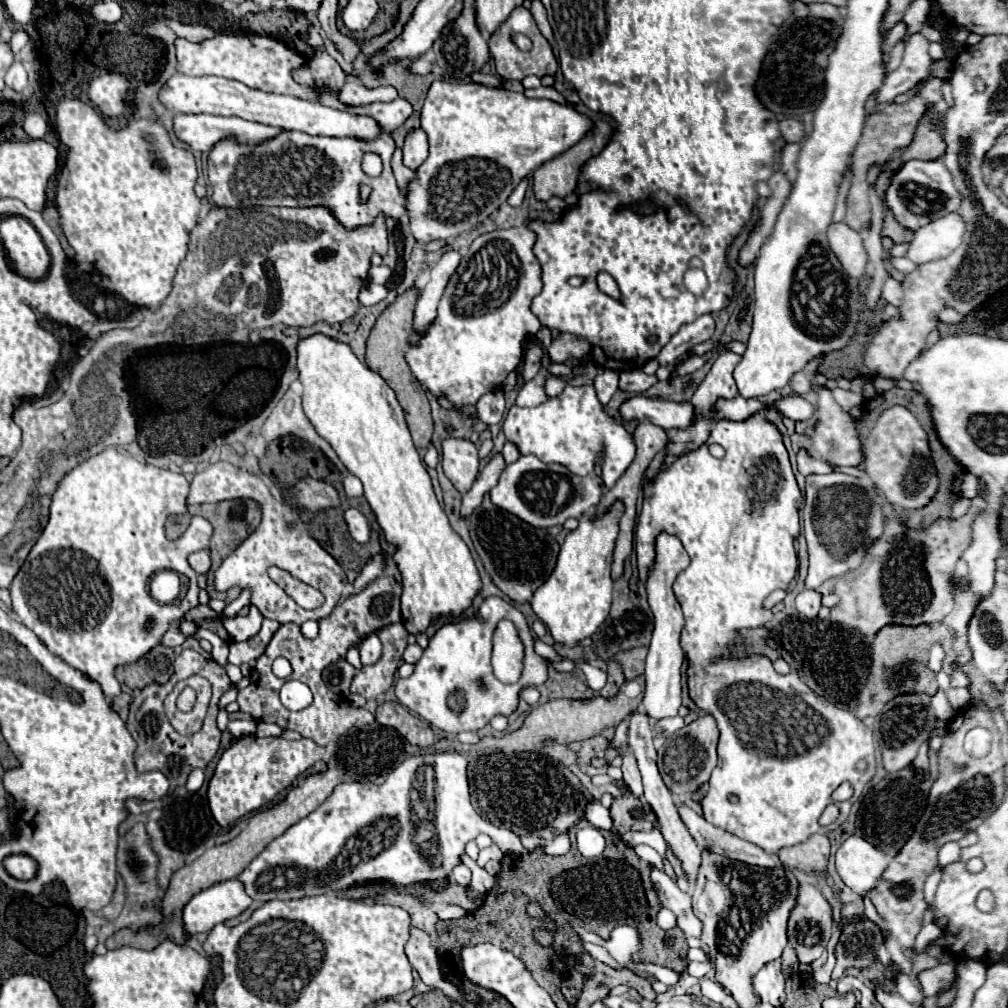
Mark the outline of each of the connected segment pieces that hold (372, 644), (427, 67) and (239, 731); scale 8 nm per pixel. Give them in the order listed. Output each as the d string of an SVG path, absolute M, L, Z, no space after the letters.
M370 633L368 637L364 637L364 641L360 641L358 649L360 649L362 665L376 663L380 659L380 655L382 655L382 643L380 643L380 639L378 639L376 633Z
M416 57L416 59L408 65L408 69L410 69L410 73L426 75L426 73L430 73L430 71L432 71L432 63L430 63L428 59L424 59L424 57Z
M230 721L228 729L234 737L244 737L244 735L254 735L256 733L256 721Z

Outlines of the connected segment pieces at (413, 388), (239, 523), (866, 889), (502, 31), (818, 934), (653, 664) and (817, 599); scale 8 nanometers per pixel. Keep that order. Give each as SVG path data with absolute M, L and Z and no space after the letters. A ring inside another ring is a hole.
M410 287L406 289L402 295L398 295L394 299L394 303L390 303L382 315L378 317L376 325L372 327L372 333L368 337L368 347L366 347L366 363L370 369L378 371L386 383L396 391L396 397L404 409L412 439L416 443L416 447L428 447L432 433L434 433L434 421L430 415L430 403L426 399L426 391L422 389L422 385L418 383L418 379L412 375L406 359L404 359L404 349L408 345L408 339L412 335L412 317L414 317L414 307L418 301L418 289Z
M230 499L230 501L220 501L216 505L198 505L196 511L192 511L192 513L198 513L198 515L206 517L214 525L214 535L210 539L212 567L208 571L208 593L210 593L210 597L218 597L218 599L224 599L226 603L230 603L240 595L240 589L232 587L232 589L228 589L224 593L216 593L216 587L212 585L212 573L216 573L216 569L220 567L224 557L228 557L240 545L240 541L248 539L256 531L256 527L260 525L260 517L262 517L260 505L256 505L256 501L252 501L252 499Z
M848 837L836 851L836 871L840 879L863 898L865 915L879 924L877 911L869 899L870 889L882 877L890 857L864 837Z
M516 7L510 15L508 15L508 21L504 21L504 25L500 25L500 29L496 33L492 33L492 37L488 39L488 47L490 47L490 53L492 53L492 59L496 63L496 71L502 79L524 79L526 75L536 75L536 77L544 77L544 75L554 75L556 69L558 69L558 61L552 53L552 47L550 43L546 41L546 37L540 33L540 29L536 27L532 15L530 15L530 25L528 25L528 15L530 11L526 7ZM514 31L522 31L524 35L530 37L532 41L532 49L528 53L522 53L514 47L514 43L510 41L510 35Z
M810 881L800 883L796 907L788 921L788 941L798 951L800 963L818 959L832 935L832 909L818 887Z
M660 533L656 537L654 545L656 557L654 563L650 565L648 573L648 583L646 583L646 593L648 593L648 603L654 613L654 633L650 641L650 651L646 659L646 695L642 701L642 709L648 713L648 717L662 719L662 717L674 717L682 705L682 689L680 689L680 667L684 663L684 653L680 647L680 633L684 627L684 615L680 609L680 603L676 601L672 593L672 583L678 577L680 571L684 571L690 563L690 557L686 549L682 547L682 541L676 535L670 533Z
M804 589L802 593L798 593L798 597L796 597L796 609L804 617L808 617L808 619L816 617L818 611L820 611L820 607L822 607L822 595L818 591Z

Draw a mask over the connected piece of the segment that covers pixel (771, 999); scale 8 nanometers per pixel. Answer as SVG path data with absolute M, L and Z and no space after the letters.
M776 959L752 975L752 989L758 999L778 1007L786 1001L788 979L790 979L790 975L786 975L782 971L782 959Z

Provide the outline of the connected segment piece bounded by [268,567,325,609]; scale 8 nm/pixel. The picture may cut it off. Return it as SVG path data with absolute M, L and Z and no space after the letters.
M270 567L268 575L304 609L318 608L325 600L319 590L306 585L306 583L302 583L296 577L290 577L290 573L280 569L280 567Z

